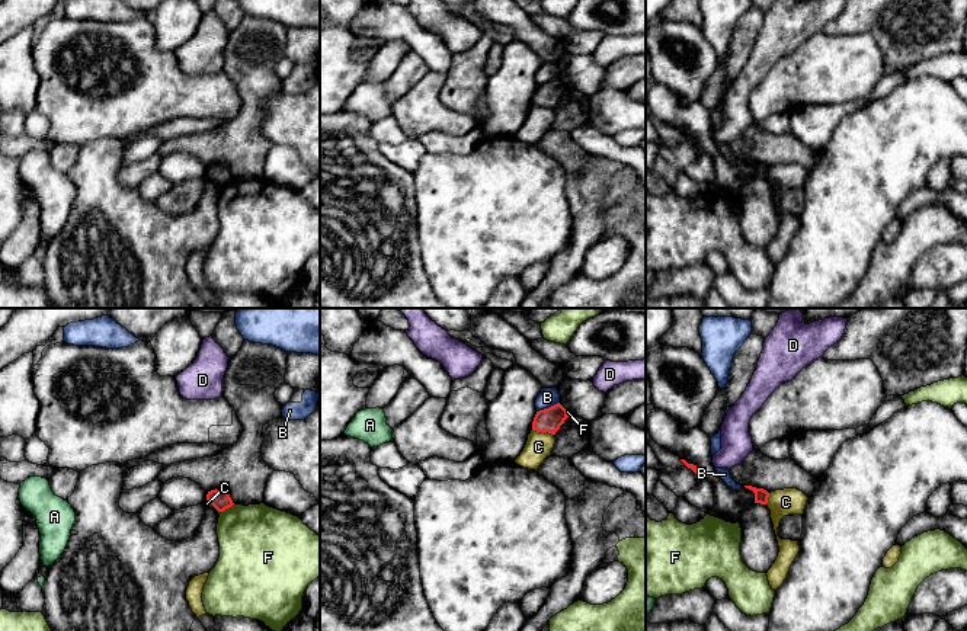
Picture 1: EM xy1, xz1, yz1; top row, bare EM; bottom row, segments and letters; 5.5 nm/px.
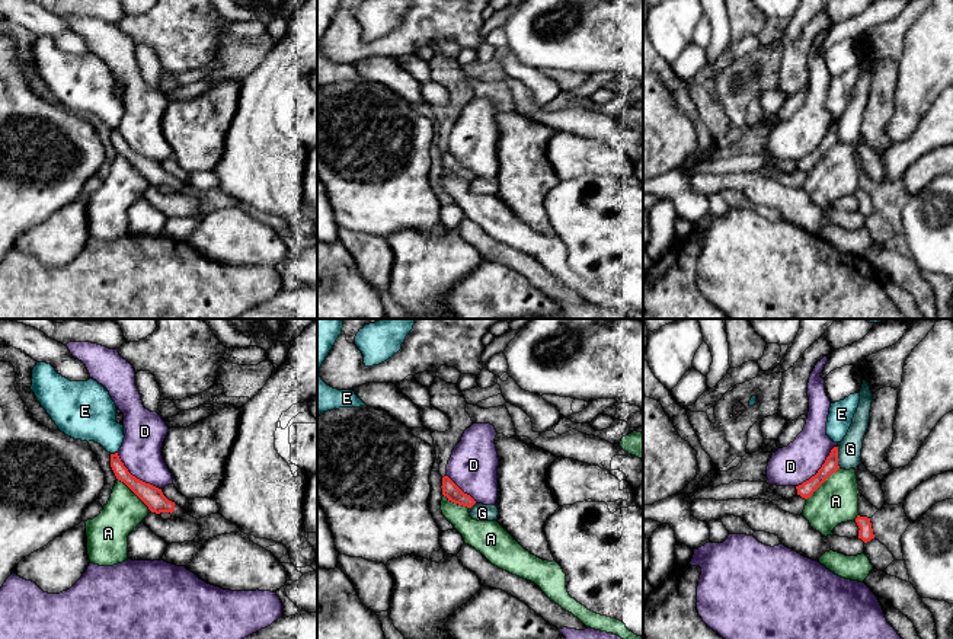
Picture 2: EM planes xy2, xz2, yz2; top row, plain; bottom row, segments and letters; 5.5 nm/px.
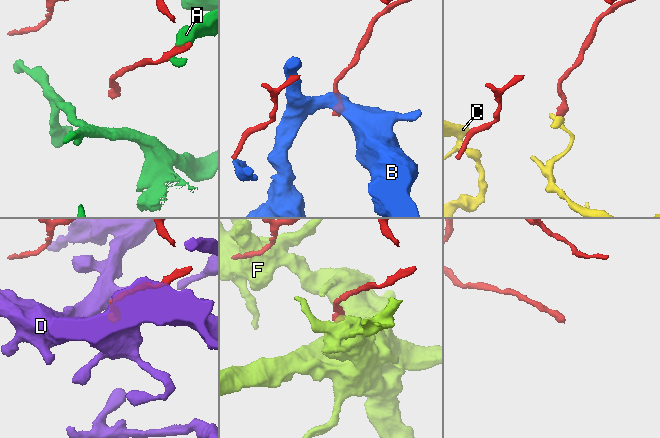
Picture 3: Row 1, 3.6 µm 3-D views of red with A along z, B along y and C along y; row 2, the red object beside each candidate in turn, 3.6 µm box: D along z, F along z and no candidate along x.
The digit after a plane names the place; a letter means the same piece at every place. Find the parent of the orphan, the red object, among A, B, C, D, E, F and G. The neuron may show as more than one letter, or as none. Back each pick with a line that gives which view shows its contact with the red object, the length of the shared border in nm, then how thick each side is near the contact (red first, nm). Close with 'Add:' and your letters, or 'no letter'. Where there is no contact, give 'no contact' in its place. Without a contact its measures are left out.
Add: no letter

